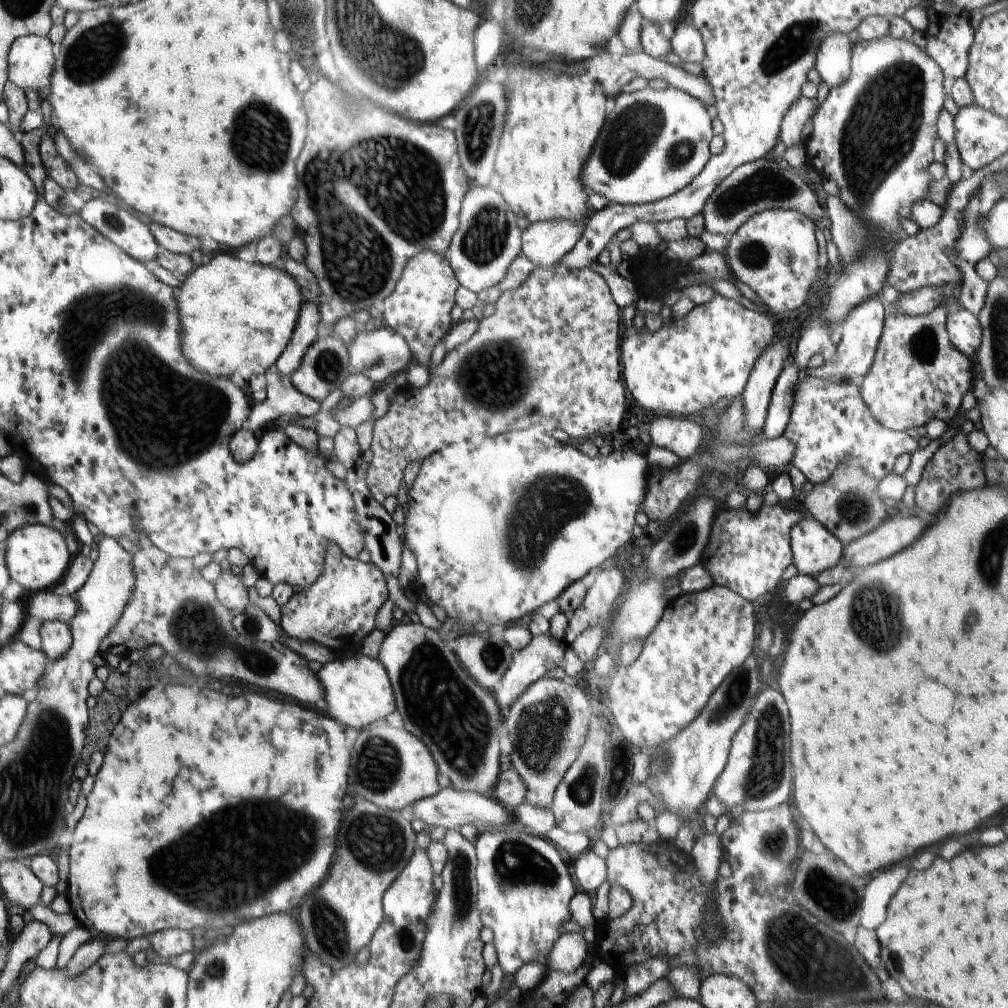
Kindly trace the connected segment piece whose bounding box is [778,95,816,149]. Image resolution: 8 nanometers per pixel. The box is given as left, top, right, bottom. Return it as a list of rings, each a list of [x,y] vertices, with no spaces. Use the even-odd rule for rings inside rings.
[[[800,95],[800,98],[786,111],[778,137],[787,149],[798,143],[805,144],[802,140],[802,128],[810,118],[813,118],[815,112],[816,99],[804,95]]]

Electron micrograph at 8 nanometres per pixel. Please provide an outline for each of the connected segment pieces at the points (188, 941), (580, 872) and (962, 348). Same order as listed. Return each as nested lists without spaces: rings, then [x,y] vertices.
[[[165,929],[149,935],[151,948],[156,955],[165,959],[187,952],[197,952],[194,947],[194,934],[180,929]]]
[[[588,848],[574,860],[575,884],[587,894],[593,895],[607,879],[605,860],[595,854],[592,848]]]
[[[959,302],[949,306],[946,328],[954,348],[964,356],[972,356],[979,349],[982,338],[979,318]]]

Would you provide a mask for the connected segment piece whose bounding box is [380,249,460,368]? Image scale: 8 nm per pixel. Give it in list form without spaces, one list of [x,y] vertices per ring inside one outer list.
[[[426,249],[406,261],[395,289],[380,303],[384,324],[405,339],[414,363],[428,368],[434,346],[444,340],[450,330],[450,311],[454,308],[459,285],[448,259]]]

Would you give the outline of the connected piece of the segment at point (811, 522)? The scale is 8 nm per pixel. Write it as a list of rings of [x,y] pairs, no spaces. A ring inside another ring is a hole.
[[[810,514],[790,530],[793,564],[798,572],[813,577],[841,558],[843,544]]]

